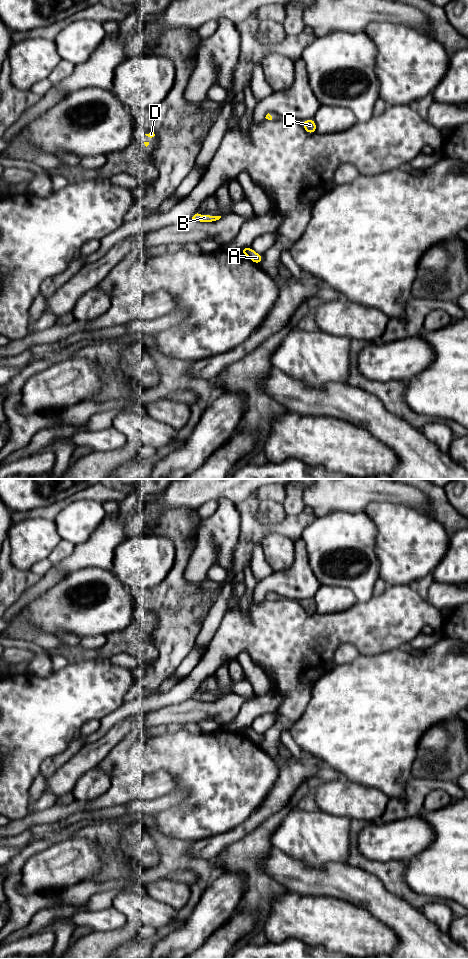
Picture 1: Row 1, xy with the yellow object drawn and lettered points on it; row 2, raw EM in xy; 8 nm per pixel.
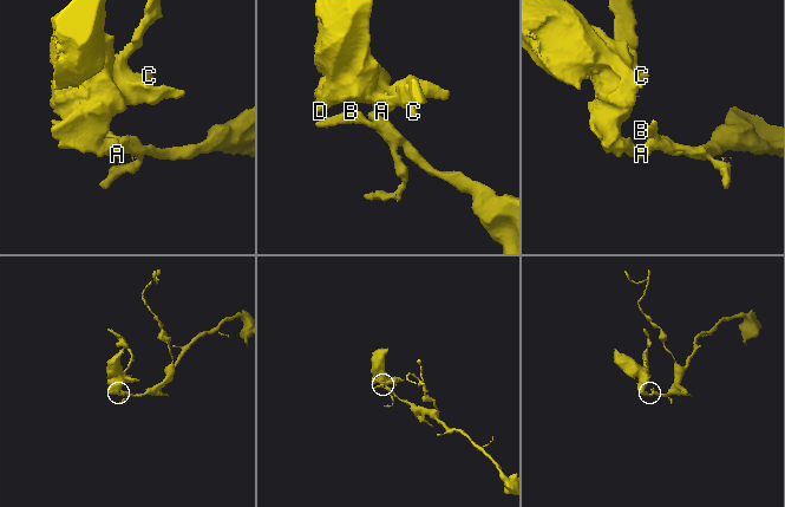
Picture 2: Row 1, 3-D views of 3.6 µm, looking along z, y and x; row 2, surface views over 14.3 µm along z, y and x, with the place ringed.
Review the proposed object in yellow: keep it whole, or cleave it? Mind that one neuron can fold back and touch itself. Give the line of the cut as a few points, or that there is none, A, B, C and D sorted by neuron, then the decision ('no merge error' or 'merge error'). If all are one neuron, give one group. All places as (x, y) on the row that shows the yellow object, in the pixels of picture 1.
cut in xy along (249, 247), (245, 254); A C D / B; merge error

